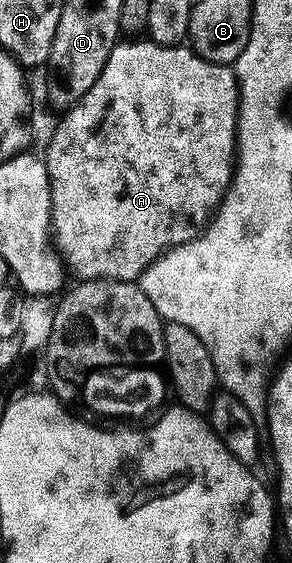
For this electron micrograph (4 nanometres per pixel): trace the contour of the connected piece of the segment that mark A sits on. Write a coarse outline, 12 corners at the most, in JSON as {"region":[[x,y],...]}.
{"region":[[113,45],[43,159],[81,280],[136,281],[231,179],[237,74]]}

